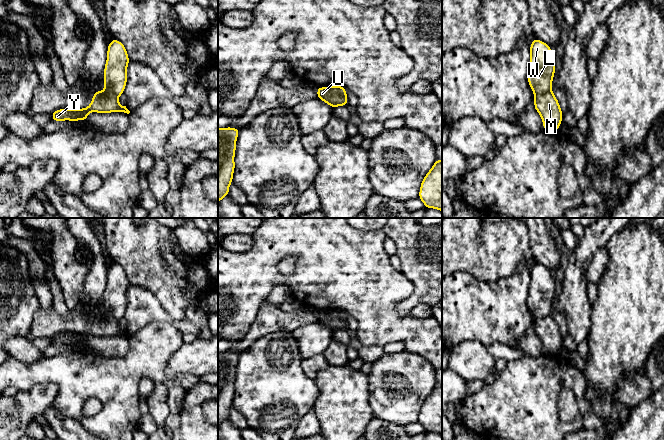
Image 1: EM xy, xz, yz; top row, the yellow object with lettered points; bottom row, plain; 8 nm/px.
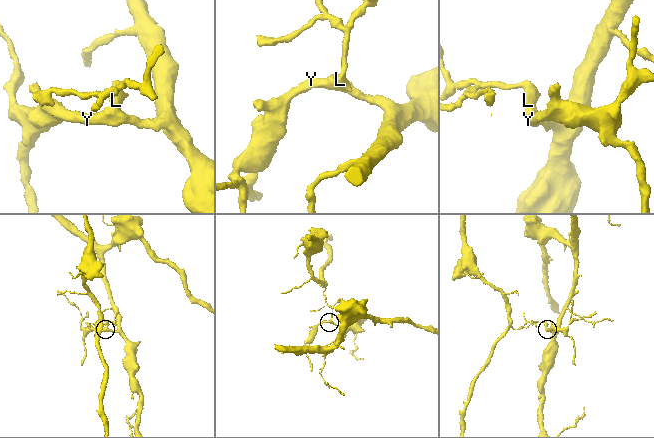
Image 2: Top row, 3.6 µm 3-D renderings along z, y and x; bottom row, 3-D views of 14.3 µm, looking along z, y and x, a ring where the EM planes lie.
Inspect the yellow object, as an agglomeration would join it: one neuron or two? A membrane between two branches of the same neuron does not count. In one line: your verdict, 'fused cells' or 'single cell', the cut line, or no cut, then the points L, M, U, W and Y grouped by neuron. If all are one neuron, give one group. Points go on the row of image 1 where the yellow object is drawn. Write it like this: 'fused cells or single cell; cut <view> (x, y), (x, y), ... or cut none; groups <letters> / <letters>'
fused cells; cut yz (551, 90), (545, 93), (534, 94); groups L W / M U Y

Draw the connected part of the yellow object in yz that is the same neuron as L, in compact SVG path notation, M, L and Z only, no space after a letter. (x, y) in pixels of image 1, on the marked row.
M535 38L530 45L530 63L528 67L528 84L534 94L552 91L555 75L555 56L550 46Z

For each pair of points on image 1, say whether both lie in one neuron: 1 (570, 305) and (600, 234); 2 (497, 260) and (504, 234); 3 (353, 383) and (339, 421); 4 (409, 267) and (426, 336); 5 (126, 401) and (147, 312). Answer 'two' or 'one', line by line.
1: one
2: one
3: one
4: two
5: two

